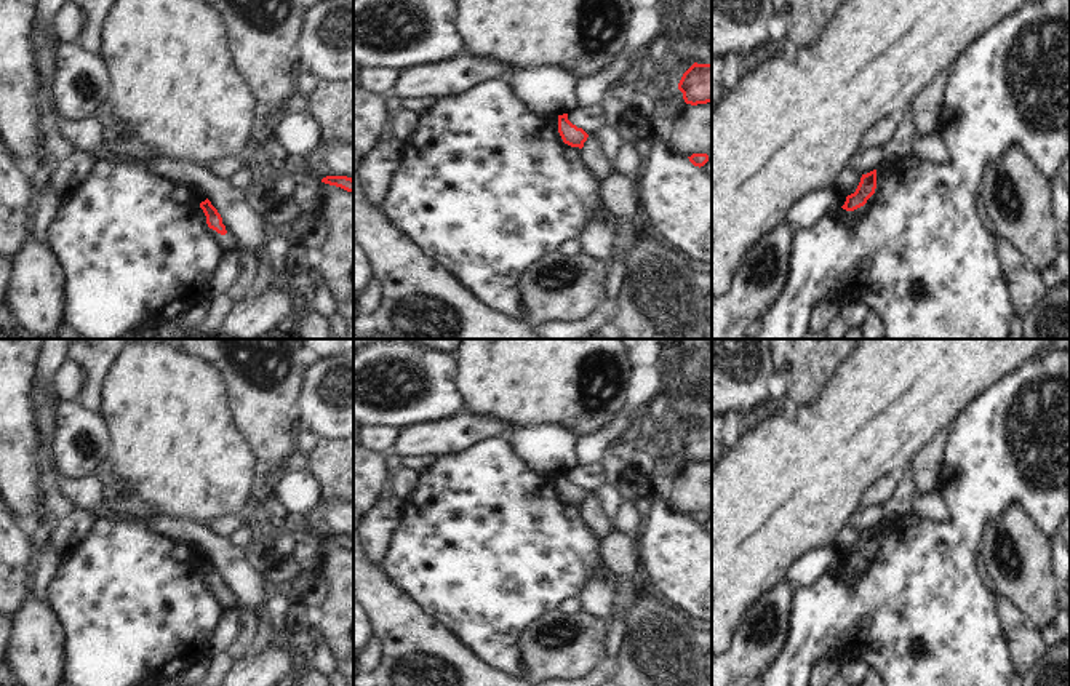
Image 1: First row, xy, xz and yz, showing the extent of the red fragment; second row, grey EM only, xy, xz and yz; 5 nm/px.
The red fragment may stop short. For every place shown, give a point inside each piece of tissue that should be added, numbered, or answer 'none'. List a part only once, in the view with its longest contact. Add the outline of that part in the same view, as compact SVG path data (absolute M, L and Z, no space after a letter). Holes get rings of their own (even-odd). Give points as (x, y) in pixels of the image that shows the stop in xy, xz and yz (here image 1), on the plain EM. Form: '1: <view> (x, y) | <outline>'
none

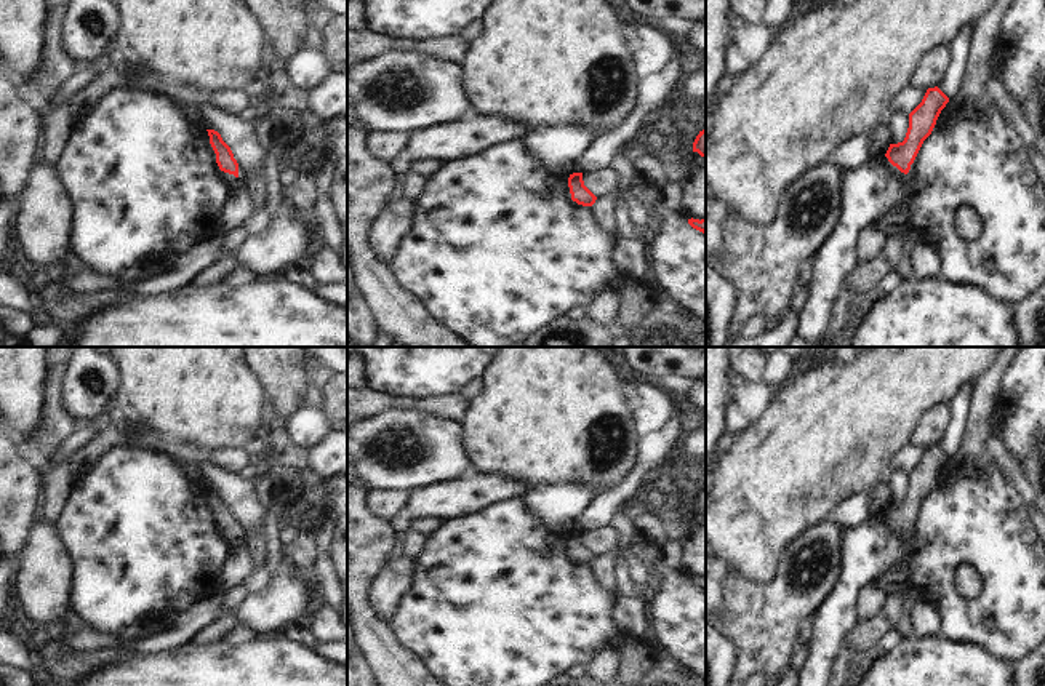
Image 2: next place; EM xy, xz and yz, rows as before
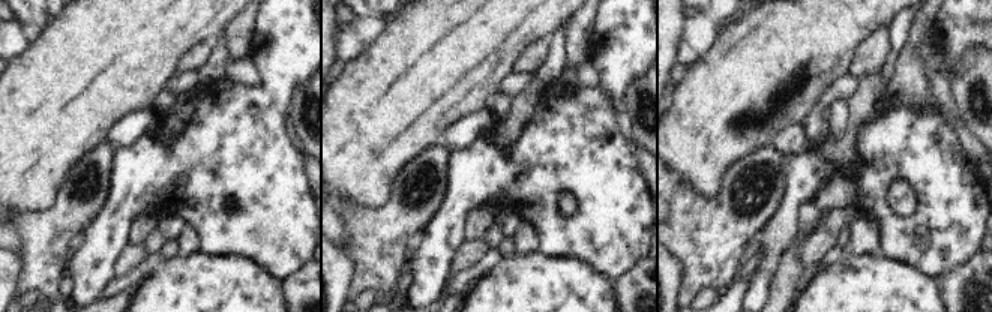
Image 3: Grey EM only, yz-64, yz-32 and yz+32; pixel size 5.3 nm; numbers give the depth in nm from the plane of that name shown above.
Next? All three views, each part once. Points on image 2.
none

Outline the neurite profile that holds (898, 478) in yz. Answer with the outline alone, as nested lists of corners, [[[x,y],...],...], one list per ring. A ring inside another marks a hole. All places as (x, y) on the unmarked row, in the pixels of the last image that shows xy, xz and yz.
[[[895,469],[890,472],[890,502],[903,501],[909,486],[909,472],[904,469]]]

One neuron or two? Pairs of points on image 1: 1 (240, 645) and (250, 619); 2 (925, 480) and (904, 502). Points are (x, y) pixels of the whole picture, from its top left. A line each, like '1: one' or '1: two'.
1: one
2: two

